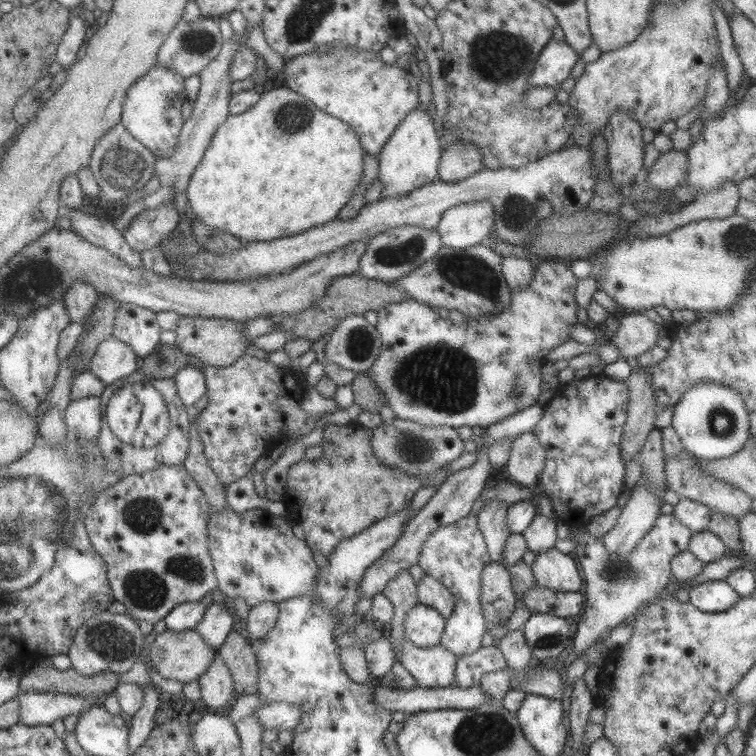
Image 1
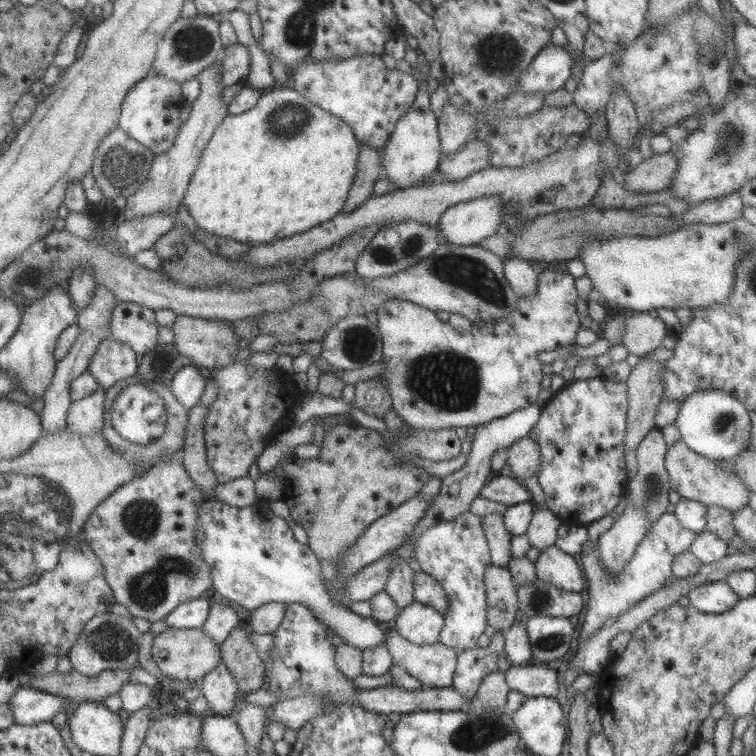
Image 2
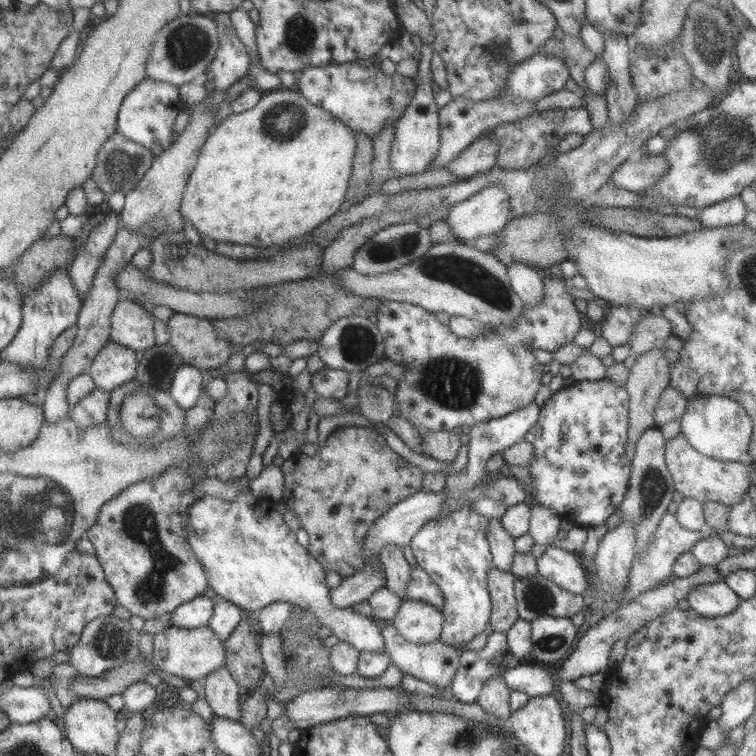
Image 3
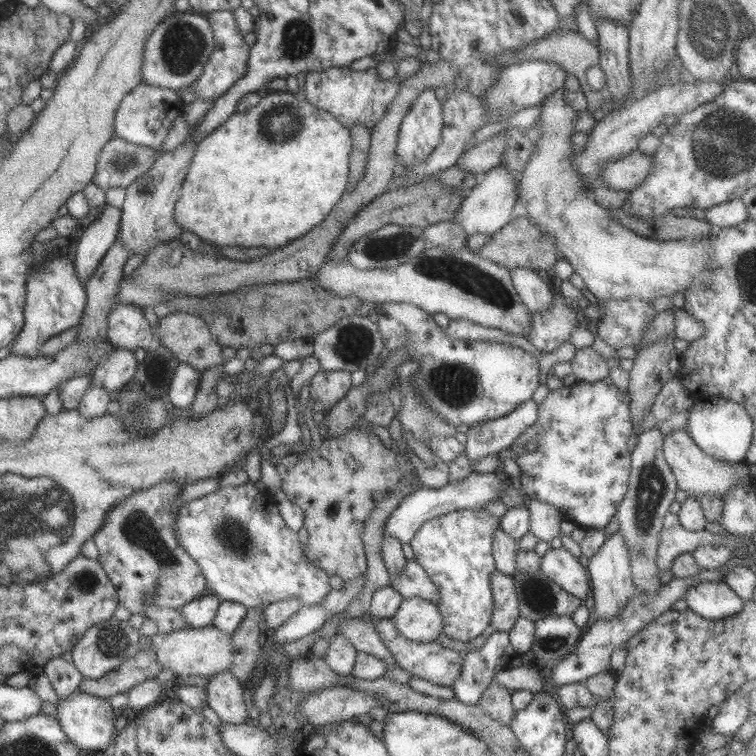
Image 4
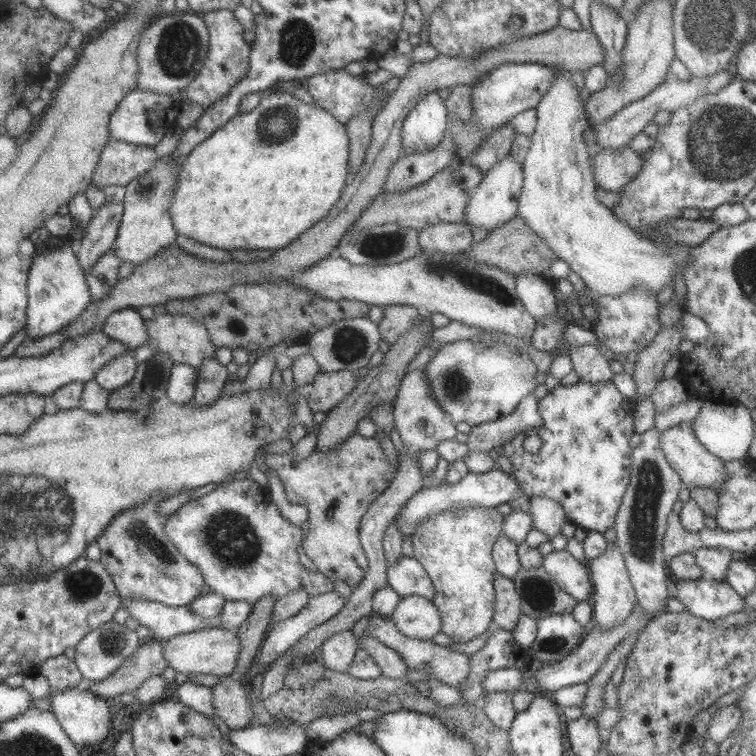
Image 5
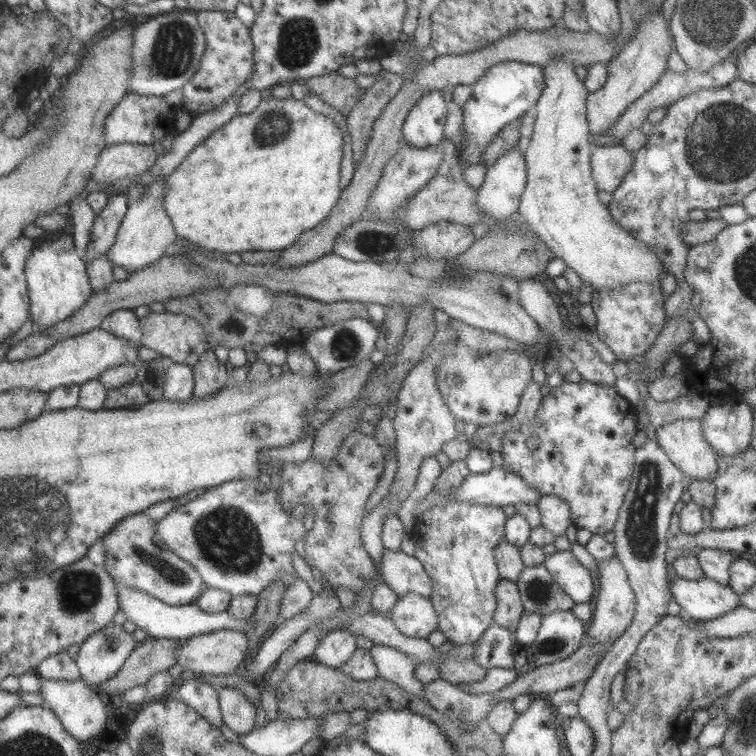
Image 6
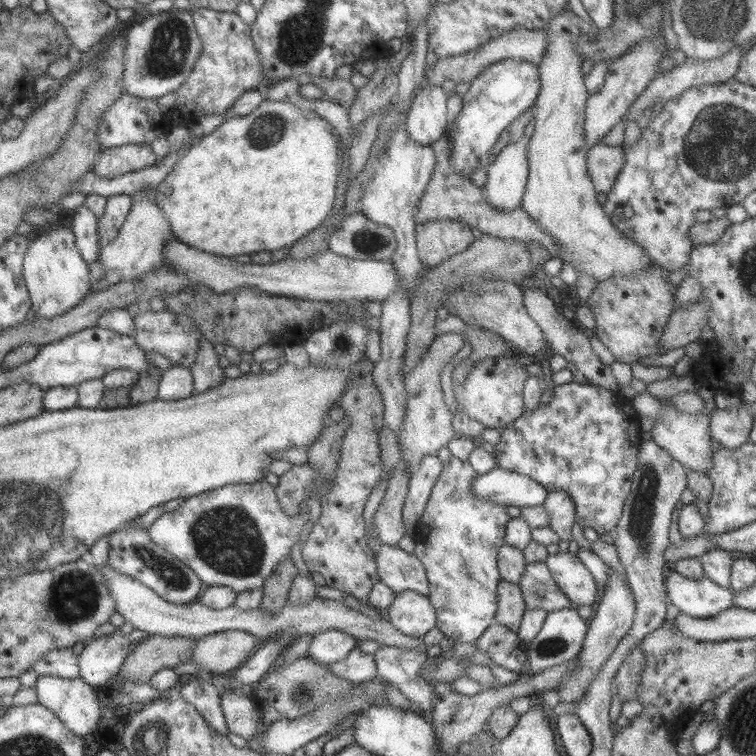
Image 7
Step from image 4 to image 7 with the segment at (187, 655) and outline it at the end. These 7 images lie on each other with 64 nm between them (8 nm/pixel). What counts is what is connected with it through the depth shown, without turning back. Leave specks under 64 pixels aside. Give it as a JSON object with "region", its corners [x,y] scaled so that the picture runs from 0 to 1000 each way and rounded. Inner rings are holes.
{"region":[[[310,833],[291,836],[261,847],[261,854],[255,861],[254,869],[249,870],[249,874],[259,876],[265,885],[270,885],[284,894],[295,894],[296,892],[304,892],[304,889],[321,880],[331,865],[341,858],[341,851],[343,845],[328,836]]]}

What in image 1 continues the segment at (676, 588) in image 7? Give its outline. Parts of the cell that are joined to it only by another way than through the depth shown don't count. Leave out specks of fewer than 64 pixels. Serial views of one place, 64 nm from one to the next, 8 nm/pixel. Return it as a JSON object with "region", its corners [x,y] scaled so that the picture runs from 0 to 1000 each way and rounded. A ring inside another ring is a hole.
{"region":[[[958,767],[938,769],[913,782],[913,798],[930,810],[959,810],[980,794],[980,790]]]}

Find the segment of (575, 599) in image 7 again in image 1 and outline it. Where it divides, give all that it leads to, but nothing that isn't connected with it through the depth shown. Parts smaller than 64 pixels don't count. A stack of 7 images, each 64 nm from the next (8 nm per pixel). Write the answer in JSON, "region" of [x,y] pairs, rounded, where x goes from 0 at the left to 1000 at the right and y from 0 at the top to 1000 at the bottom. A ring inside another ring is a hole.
{"region":[[[735,724],[710,731],[702,749],[708,771],[743,783],[766,783],[772,779],[769,753],[758,733],[746,733]]]}

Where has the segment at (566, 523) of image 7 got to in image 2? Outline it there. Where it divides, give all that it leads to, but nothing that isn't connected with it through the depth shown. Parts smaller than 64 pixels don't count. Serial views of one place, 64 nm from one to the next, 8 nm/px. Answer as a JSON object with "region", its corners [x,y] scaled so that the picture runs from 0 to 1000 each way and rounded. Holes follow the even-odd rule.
{"region":[[[709,671],[701,696],[693,705],[701,713],[701,720],[714,729],[735,720],[738,697],[745,693],[743,687],[725,671]]]}

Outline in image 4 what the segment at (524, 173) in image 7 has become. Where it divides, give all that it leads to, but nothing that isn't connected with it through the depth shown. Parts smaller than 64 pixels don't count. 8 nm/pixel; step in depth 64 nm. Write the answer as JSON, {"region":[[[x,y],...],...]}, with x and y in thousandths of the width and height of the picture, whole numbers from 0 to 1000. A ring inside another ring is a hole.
{"region":[[[664,218],[651,222],[635,233],[634,241],[614,259],[601,294],[614,302],[620,315],[628,308],[653,311],[679,291],[677,278],[687,265],[683,251],[685,251],[685,237],[676,225]]]}

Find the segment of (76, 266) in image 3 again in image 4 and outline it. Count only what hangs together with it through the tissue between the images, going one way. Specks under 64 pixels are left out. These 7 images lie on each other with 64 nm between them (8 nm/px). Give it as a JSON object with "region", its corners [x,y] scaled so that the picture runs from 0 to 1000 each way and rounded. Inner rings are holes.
{"region":[[[140,270],[132,286],[116,298],[112,306],[106,306],[108,315],[103,316],[103,324],[95,333],[98,333],[98,356],[101,356],[101,364],[111,381],[116,376],[116,369],[122,368],[127,353],[135,347],[138,337],[148,328],[148,323],[155,320],[160,302],[160,286],[161,276]]]}

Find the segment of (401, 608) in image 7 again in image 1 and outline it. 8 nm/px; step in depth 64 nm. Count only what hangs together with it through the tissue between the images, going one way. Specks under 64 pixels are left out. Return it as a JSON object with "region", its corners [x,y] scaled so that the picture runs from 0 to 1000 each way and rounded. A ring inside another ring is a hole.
{"region":[[[553,799],[534,820],[536,844],[554,857],[573,857],[583,853],[589,824],[590,819],[574,804]]]}

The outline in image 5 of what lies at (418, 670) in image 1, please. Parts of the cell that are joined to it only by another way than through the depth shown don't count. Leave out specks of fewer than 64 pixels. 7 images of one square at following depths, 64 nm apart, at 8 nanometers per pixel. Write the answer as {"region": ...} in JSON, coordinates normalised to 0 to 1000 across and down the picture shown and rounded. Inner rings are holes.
{"region":[[[491,813],[487,823],[485,839],[496,847],[505,849],[519,861],[526,862],[528,868],[537,874],[540,886],[550,885],[561,888],[566,897],[579,899],[595,907],[608,906],[622,892],[622,868],[608,862],[598,862],[594,857],[579,854],[571,848],[541,845],[521,827],[516,816]]]}

